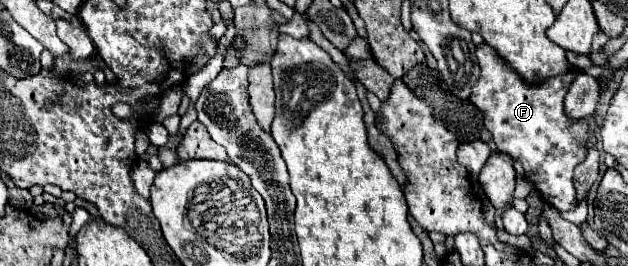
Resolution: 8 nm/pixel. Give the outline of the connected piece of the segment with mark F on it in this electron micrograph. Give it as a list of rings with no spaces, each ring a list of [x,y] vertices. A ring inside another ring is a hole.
[[[477,46],[477,62],[481,66],[481,78],[471,90],[471,102],[483,112],[485,128],[491,132],[499,150],[507,152],[509,156],[517,158],[525,168],[525,178],[541,192],[543,200],[555,206],[557,210],[575,210],[577,208],[577,190],[573,186],[573,170],[587,158],[587,140],[589,140],[589,122],[585,118],[577,120],[567,116],[563,100],[571,86],[571,82],[581,74],[579,70],[571,68],[567,74],[559,74],[553,78],[543,80],[541,84],[529,84],[517,74],[491,46]]]

